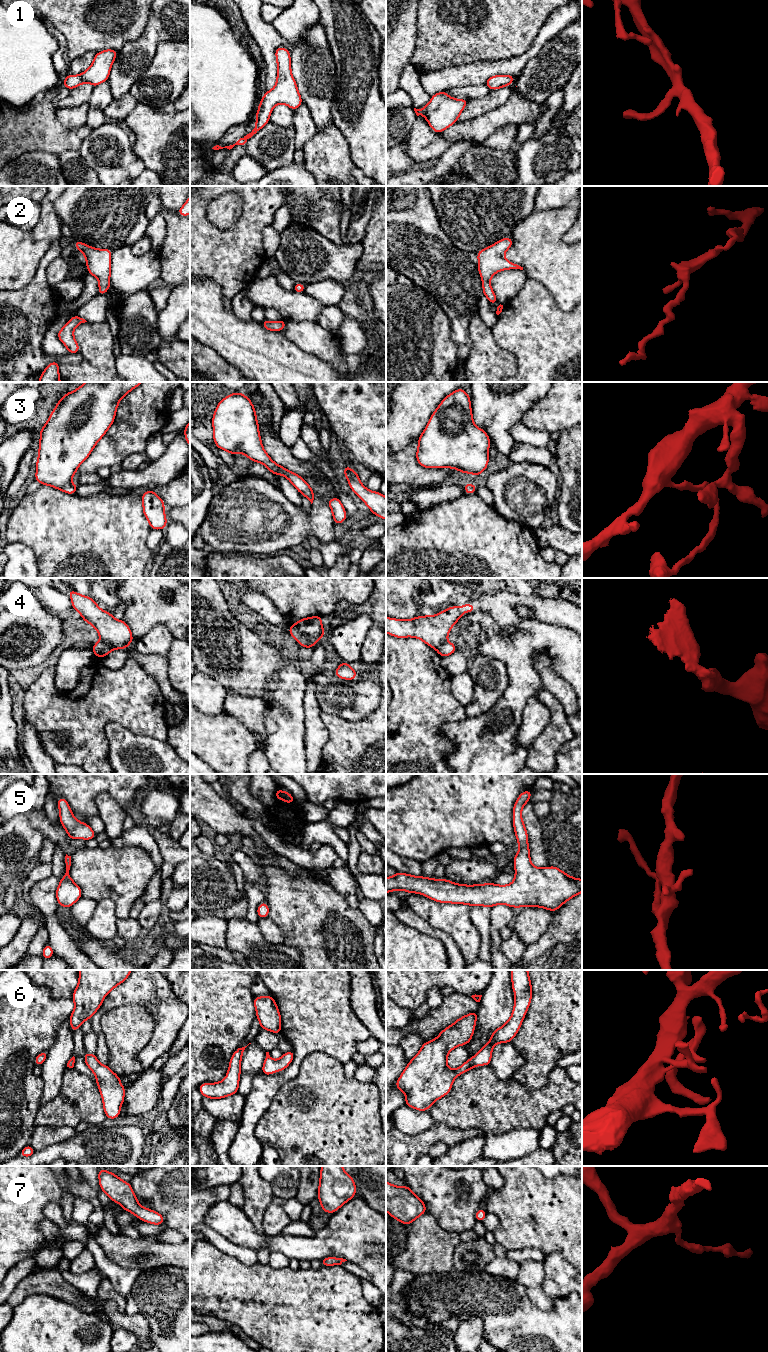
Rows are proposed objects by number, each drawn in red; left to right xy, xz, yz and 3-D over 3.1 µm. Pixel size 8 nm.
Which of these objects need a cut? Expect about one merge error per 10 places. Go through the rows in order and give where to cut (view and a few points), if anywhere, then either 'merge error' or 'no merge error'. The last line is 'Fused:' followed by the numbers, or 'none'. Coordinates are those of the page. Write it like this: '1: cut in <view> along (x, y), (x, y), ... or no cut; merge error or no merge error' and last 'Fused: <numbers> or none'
1: no cut; no merge error
2: no cut; no merge error
3: no cut; no merge error
4: cut in xz along (292, 625), (314, 642); merge error
5: no cut; no merge error
6: no cut; no merge error
7: no cut; no merge error
Fused: 4

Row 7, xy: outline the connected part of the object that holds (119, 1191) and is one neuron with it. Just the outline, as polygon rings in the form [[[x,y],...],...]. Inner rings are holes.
[[[98,1168],[99,1185],[112,1202],[119,1203],[125,1211],[134,1214],[144,1222],[162,1225],[165,1218],[158,1212],[144,1208],[138,1203],[130,1183],[123,1181],[117,1175]]]

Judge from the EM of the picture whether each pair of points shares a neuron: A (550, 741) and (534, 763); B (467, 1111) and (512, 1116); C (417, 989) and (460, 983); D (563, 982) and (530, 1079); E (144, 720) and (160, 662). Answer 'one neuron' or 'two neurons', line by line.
A: one neuron
B: one neuron
C: one neuron
D: one neuron
E: two neurons

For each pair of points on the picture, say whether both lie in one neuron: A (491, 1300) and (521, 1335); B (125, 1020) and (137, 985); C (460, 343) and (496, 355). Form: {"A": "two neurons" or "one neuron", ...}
{"A": "one neuron", "B": "two neurons", "C": "two neurons"}

